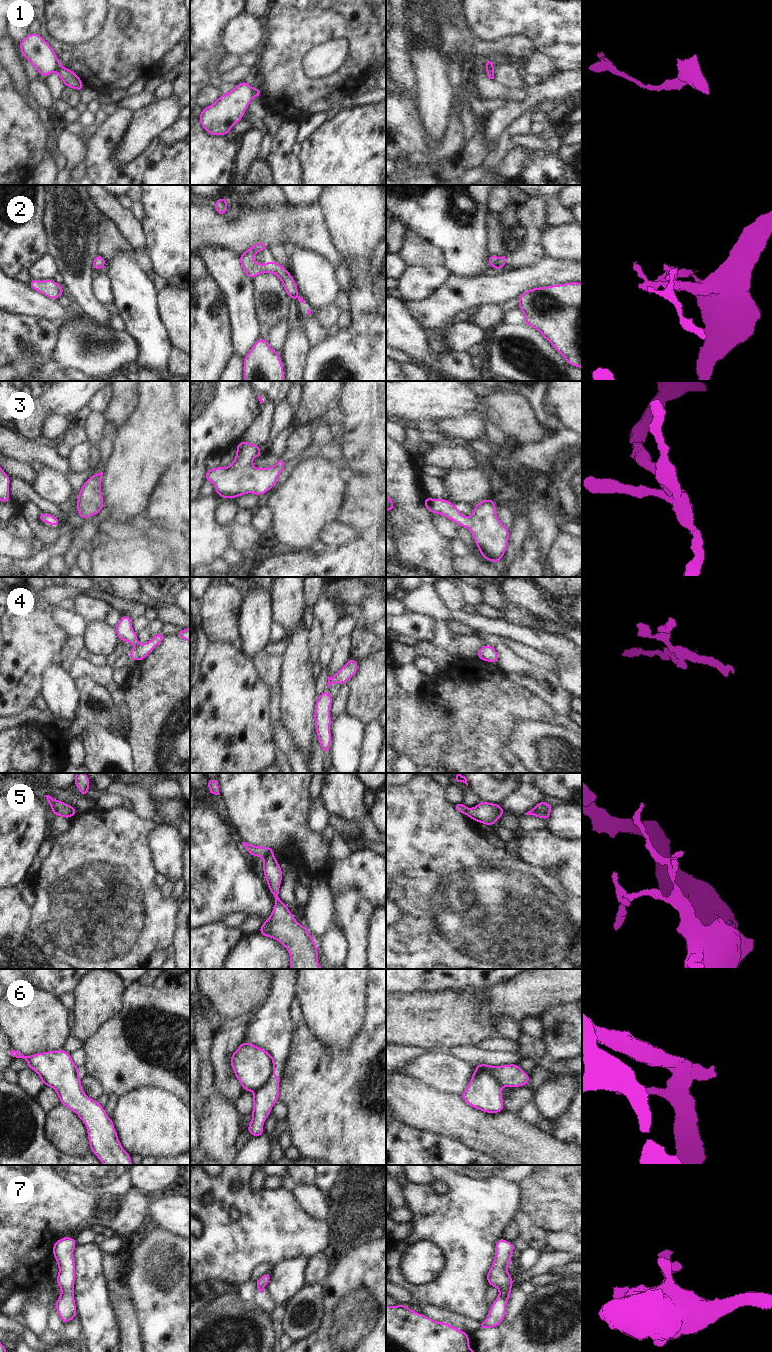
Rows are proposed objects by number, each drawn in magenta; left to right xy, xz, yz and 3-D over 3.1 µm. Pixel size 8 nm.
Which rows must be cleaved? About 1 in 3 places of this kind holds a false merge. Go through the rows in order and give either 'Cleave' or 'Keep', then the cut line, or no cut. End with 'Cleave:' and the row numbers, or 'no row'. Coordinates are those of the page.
1: Cleave. Split along xz (255, 88), (253, 96)
2: Cleave. Split along yz (503, 265), (496, 267)
3: Keep. No split
4: Cleave. Split along xz (330, 678), (331, 684)
5: Cleave. Split along xz (271, 852), (264, 859)
6: Cleave. Split along yz (472, 1074), (478, 1071), (488, 1071), (502, 1085)
7: Keep. No split
Cleave: 1, 2, 4, 5, 6

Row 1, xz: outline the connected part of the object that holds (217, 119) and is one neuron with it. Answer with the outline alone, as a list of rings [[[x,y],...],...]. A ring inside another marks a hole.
[[[247,81],[221,95],[212,105],[202,109],[198,116],[202,128],[212,136],[228,135],[254,98],[254,90]]]

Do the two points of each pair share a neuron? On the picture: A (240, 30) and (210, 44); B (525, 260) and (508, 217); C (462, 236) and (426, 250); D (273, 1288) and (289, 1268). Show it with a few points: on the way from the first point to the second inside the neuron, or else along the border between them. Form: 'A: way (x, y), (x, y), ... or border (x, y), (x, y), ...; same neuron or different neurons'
A: border (232, 18), (221, 35), (221, 45), (227, 52); different neurons
B: border (519, 205), (518, 218), (521, 223); different neurons
C: border (416, 233), (443, 252), (445, 265); different neurons
D: way (278, 1283), (288, 1273); same neuron

